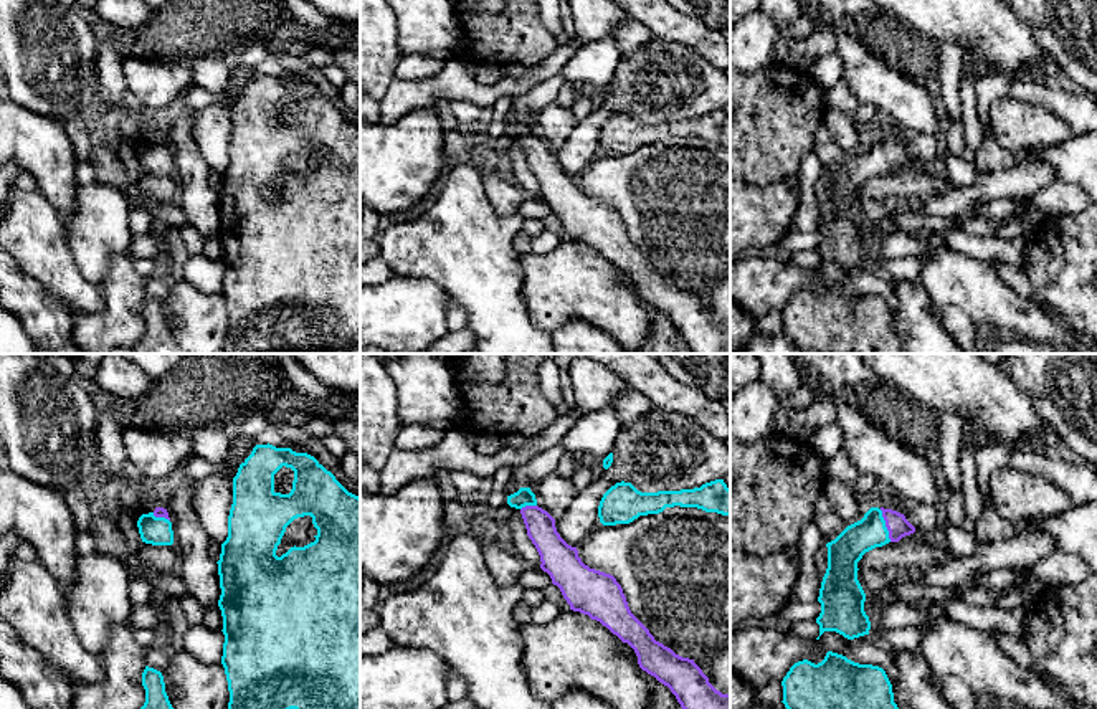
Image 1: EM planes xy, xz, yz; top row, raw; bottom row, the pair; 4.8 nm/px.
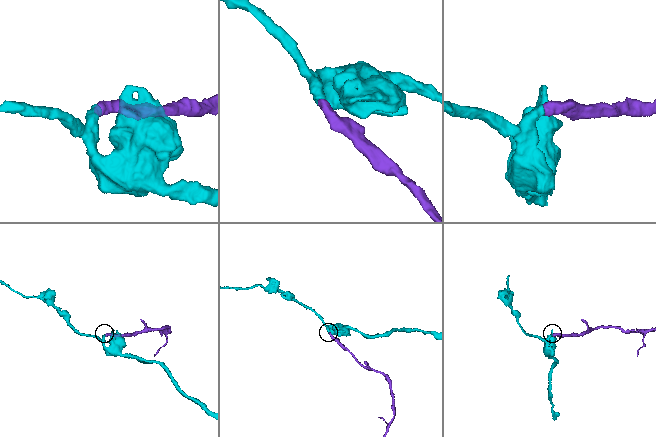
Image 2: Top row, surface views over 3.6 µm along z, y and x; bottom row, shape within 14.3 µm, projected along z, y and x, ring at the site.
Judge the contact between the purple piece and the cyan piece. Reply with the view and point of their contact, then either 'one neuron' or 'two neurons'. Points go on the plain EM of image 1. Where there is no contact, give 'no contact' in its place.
yz (886, 156) | one neuron

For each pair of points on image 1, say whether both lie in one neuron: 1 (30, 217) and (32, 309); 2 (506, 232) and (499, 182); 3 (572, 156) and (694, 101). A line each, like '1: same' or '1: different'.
1: different
2: different
3: same

